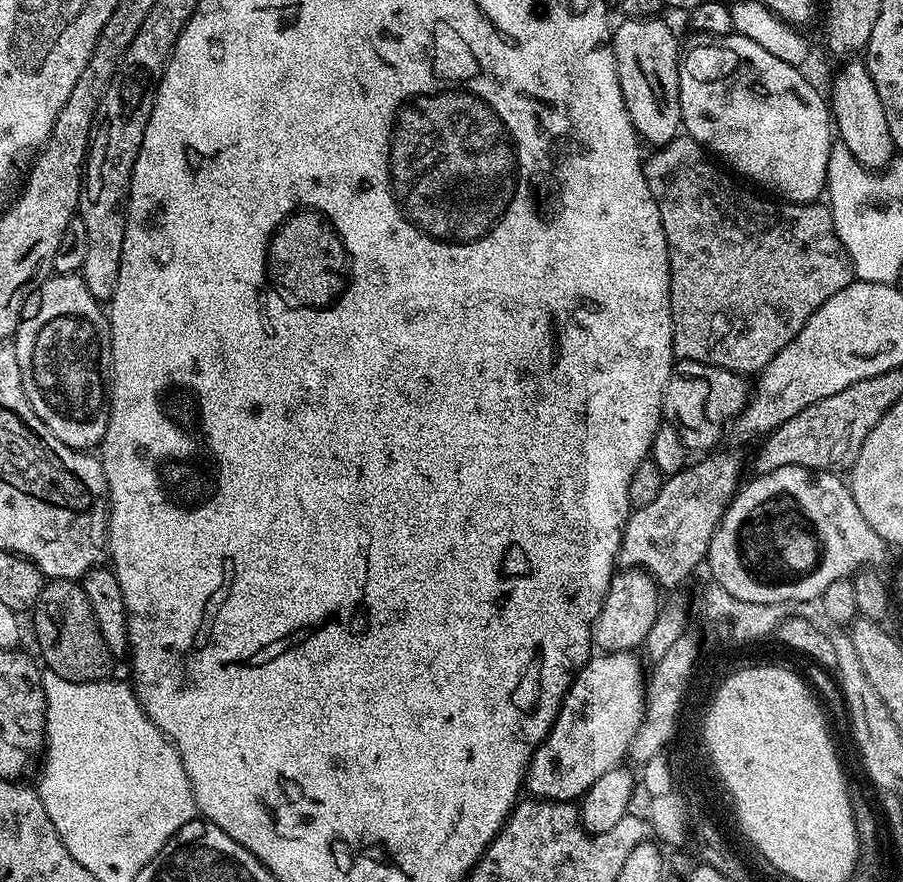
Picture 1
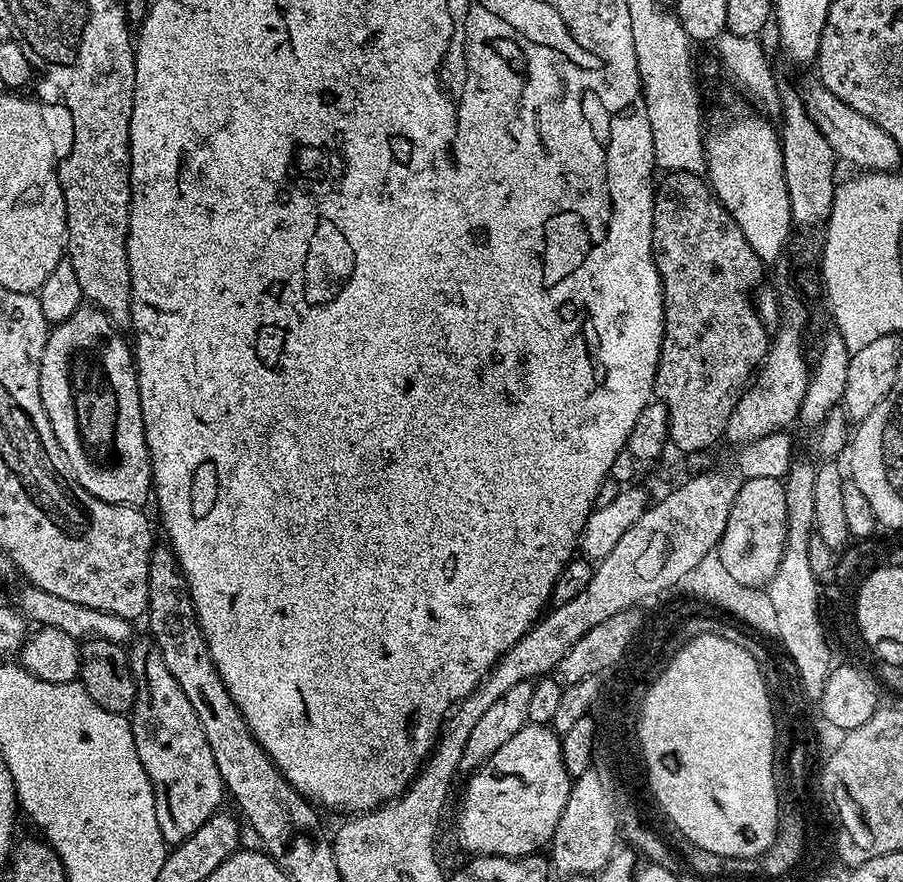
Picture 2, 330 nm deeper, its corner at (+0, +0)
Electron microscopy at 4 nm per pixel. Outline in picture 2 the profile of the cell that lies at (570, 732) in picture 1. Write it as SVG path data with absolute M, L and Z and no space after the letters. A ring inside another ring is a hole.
M527 723L506 746L502 746L502 750L498 750L498 754L467 777L468 793L456 816L456 840L468 854L530 856L551 841L574 783L564 765L560 741L561 737L549 725Z

